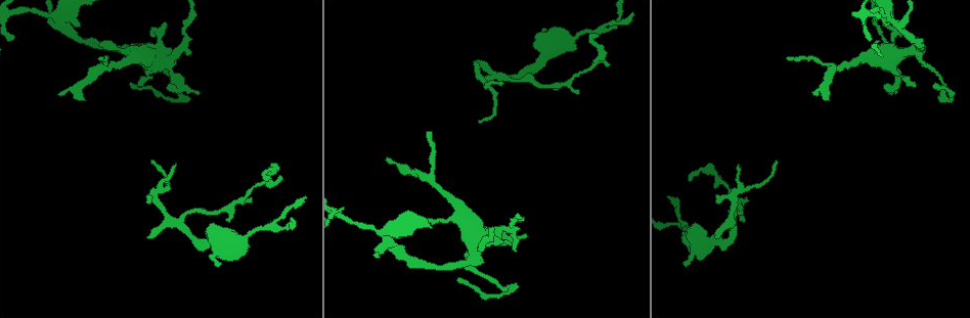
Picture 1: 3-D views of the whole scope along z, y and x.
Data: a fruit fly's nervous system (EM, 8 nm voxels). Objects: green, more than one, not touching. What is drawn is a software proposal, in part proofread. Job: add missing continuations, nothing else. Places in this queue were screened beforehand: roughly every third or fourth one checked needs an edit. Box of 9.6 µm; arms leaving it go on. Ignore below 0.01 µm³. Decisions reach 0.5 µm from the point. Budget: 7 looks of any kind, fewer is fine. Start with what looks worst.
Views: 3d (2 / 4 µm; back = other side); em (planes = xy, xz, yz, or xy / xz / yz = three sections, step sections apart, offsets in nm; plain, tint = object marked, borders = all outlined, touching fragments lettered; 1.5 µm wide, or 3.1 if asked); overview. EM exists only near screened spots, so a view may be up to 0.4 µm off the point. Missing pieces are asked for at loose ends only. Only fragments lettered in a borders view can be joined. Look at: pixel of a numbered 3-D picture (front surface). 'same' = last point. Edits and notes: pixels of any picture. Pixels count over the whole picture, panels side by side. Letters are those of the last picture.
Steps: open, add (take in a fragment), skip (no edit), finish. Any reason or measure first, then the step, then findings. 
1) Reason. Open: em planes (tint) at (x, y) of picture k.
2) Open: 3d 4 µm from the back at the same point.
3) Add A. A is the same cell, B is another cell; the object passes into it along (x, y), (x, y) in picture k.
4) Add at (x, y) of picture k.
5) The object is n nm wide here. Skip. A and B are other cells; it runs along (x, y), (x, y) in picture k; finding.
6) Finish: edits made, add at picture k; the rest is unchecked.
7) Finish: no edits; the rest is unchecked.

Branch stops here. Open: 3d 2 µm at (515, 250) of picture 1.

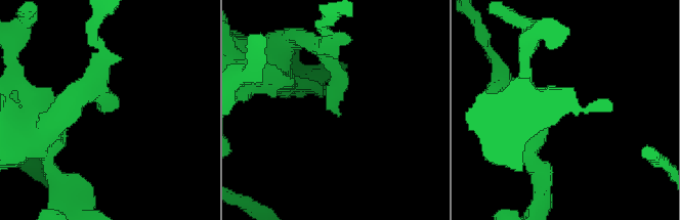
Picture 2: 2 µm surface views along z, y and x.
Need the tissue. Open: em planes (borders) at (338, 112) of picture 2.

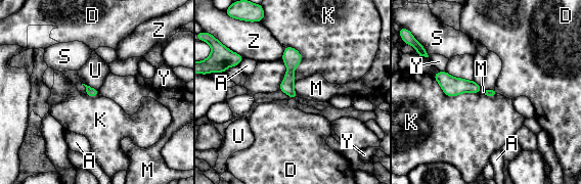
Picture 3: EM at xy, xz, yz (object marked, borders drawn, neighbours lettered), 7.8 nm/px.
Skip. A, D, K, M, S, U, Y and Z are other cells; none of them fits.

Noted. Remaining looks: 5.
Branch stops here. Open: em planes (plain) at (307, 197) of picture 1.

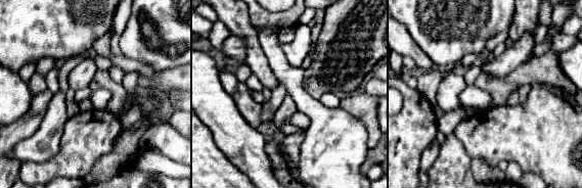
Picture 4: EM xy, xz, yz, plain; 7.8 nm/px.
See the neighbours. Open: em planes (borders) at the same point.

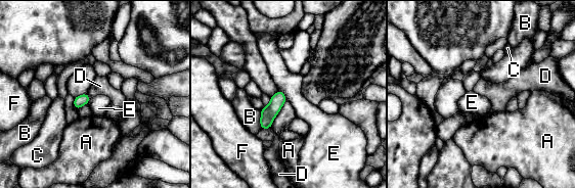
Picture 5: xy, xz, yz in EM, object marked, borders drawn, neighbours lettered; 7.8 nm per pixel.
Skip. A, B, C, D, E and F are other cells; a border runs along (278, 89), (286, 99) in picture 5; no lettered fragment goes on from it.

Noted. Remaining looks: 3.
Branch stops here. Open: em planes (borders) at (342, 212) of picture 1.

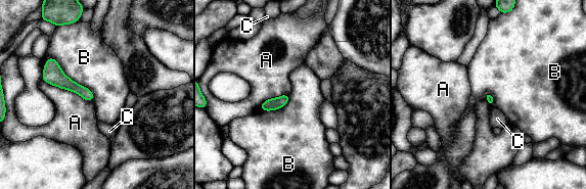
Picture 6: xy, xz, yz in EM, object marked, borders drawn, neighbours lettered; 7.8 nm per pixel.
Skip. A, B and C are other cells; it runs along (49, 60), (68, 84), (91, 97) in picture 6; none of them fits.

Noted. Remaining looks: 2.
Finish: no edits; the rest is unchecked.

